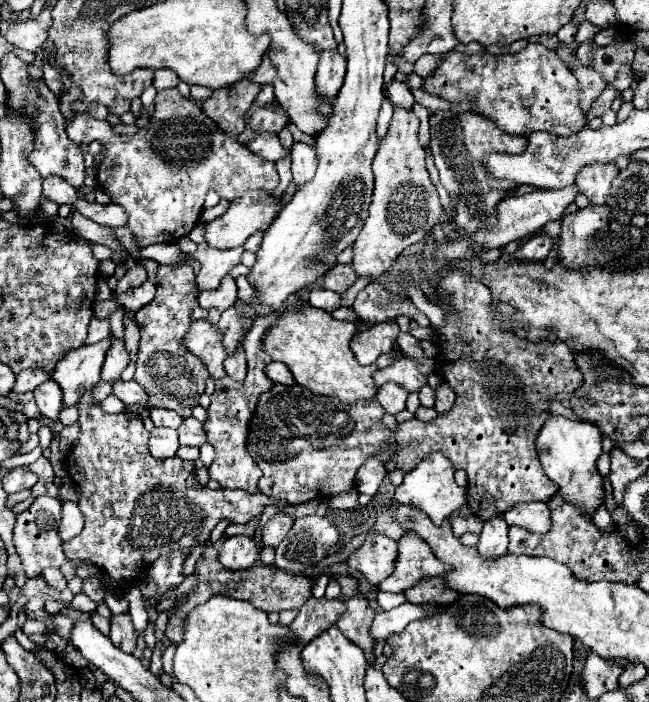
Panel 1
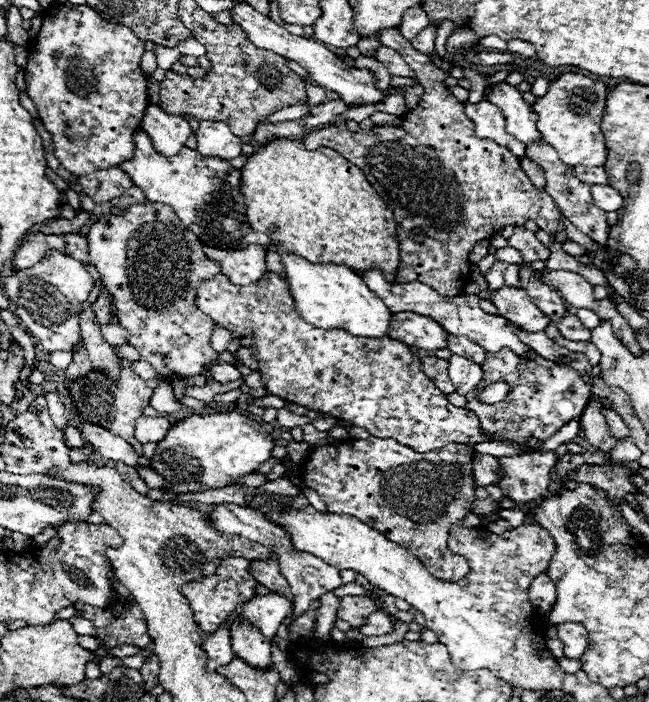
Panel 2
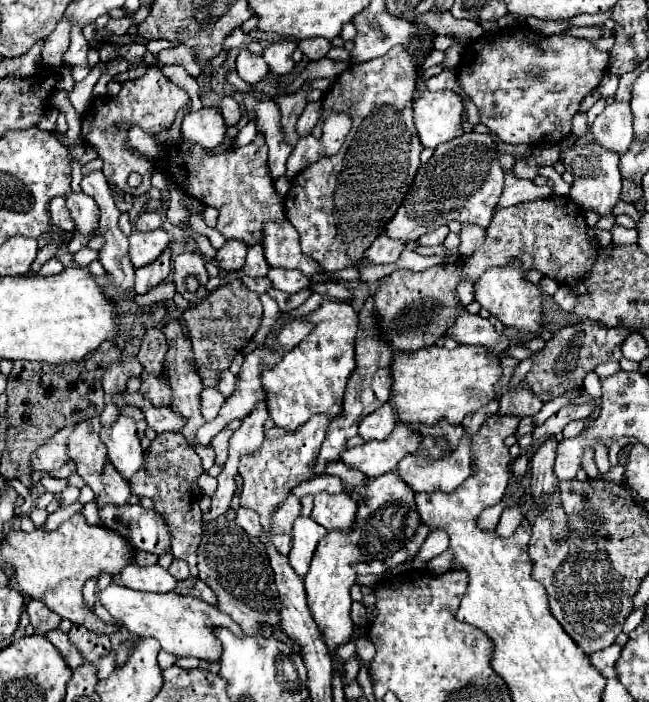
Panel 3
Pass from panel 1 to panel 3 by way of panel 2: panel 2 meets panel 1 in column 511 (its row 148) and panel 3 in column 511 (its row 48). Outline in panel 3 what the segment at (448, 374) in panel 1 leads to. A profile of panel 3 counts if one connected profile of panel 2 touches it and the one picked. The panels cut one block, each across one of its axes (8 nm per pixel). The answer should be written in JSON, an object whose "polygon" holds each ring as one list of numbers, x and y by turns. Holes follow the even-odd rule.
{"polygon":[[522,384,522,388,518,388,516,392,506,392,500,400,500,410,498,416,534,416,538,410,542,408,540,400,534,400,534,396,530,396,530,390,526,388,526,384]]}

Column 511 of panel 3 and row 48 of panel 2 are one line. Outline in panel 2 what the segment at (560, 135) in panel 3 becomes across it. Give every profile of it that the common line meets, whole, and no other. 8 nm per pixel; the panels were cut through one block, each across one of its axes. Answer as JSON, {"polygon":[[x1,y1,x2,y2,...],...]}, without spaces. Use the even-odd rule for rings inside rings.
{"polygon":[[88,4,48,10,42,20,36,44,28,51,26,90,54,138,54,156,74,176,130,160,132,134,150,104,146,74,140,70,144,42,130,28,102,20]]}

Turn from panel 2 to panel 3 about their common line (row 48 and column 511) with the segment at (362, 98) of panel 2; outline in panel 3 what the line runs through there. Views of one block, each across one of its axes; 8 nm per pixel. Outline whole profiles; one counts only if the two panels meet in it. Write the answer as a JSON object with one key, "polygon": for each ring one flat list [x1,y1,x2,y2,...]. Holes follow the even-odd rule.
{"polygon":[[514,260,506,268,490,268,484,272,480,282,474,286,476,300,482,308,486,308,492,316,496,316,506,328,514,328,520,334,532,334,536,336,542,328,542,296,540,288,522,280,524,270,520,264]]}

